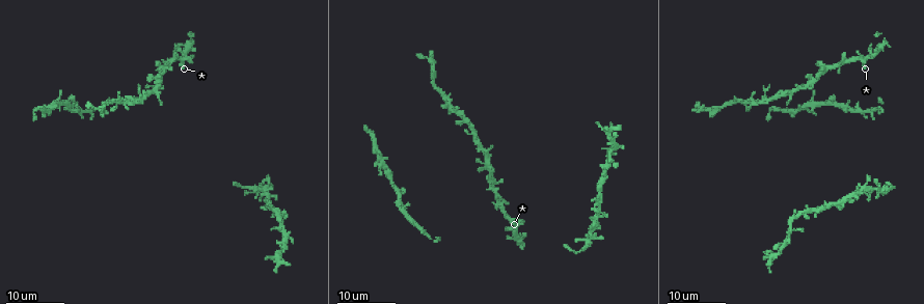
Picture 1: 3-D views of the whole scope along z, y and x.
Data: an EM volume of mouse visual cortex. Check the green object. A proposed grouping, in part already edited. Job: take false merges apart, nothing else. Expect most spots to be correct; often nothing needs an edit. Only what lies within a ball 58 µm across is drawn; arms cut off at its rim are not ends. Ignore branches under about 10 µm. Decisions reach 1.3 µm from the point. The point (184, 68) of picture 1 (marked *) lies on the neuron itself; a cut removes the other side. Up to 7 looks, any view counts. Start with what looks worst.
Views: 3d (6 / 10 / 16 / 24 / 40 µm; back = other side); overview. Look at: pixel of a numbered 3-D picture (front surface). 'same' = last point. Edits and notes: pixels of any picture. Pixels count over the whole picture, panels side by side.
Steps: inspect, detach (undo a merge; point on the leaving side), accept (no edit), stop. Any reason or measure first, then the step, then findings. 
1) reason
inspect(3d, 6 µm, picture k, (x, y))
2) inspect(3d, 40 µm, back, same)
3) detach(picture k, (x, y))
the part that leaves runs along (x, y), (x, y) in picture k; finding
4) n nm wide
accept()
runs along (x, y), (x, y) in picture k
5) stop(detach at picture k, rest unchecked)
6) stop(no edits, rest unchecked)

side arm on a straight run
inspect(3d, 24 µm, picture 1, (771, 97))

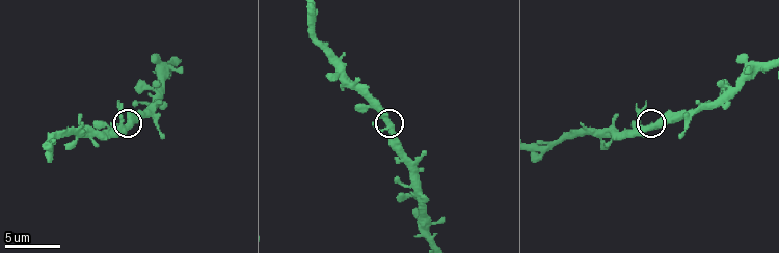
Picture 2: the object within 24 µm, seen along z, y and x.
inspect(3d, 6 µm, picture 2, (388, 122))

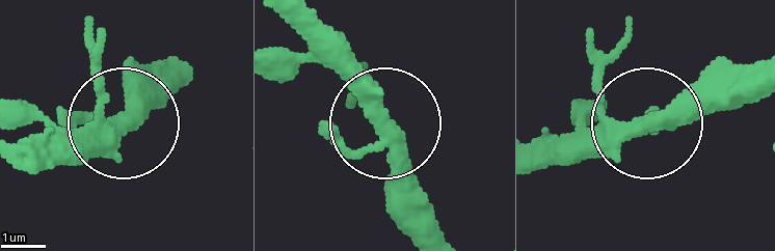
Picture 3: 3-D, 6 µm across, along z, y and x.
310 nm wide
accept()
runs along (436, 230), (396, 130), (310, 45) in picture 3; all the same neuron

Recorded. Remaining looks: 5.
inspect(3d, 24 µm, picture 1, (494, 207))

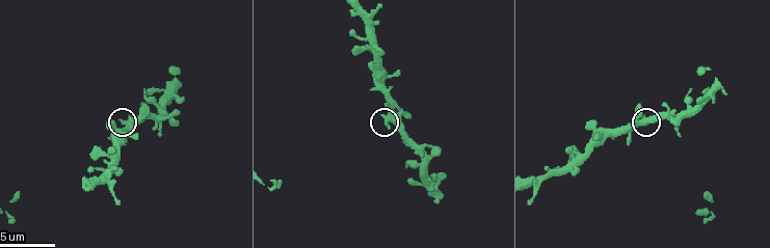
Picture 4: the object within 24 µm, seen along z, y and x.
inspect(3d, 6 µm, picture 4, (387, 123))

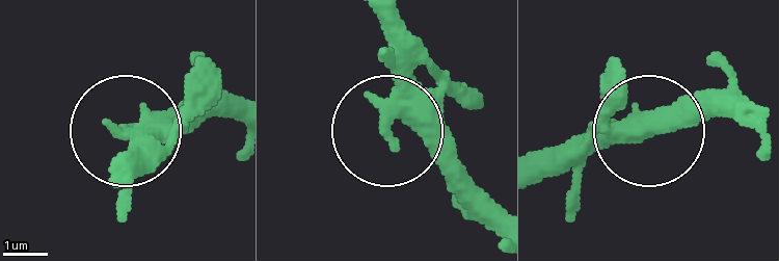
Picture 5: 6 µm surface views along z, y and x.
510 nm wide
accept()
runs along (234, 121), (122, 128), (133, 150) in picture 5; one neuron here

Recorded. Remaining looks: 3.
thick turns thin
inspect(3d, 6 µm, picture 2, (314, 37))

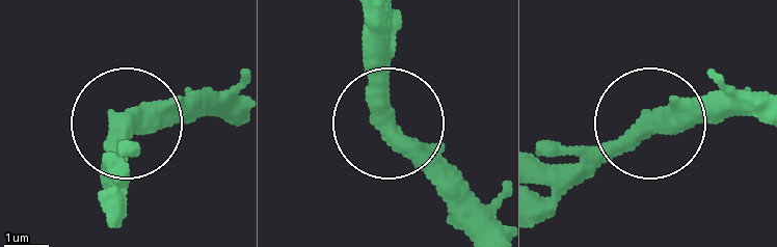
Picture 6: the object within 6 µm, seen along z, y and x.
accept()
runs along (235, 112), (127, 119), (124, 220) in picture 6; all the same neuron

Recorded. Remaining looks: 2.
sudden change in width
inspect(3d, 6 µm, picture 4, (380, 63))

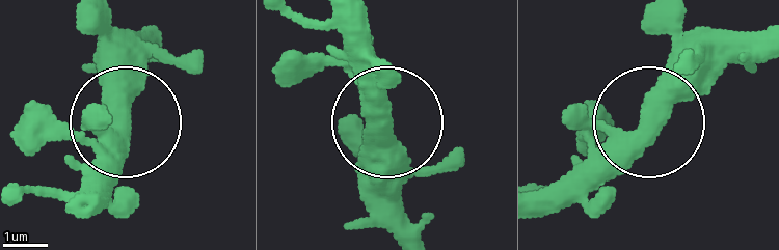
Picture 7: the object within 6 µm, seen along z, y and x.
520 nm wide
accept()
all the same neuron

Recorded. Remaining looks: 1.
stop(no edits, rest unchecked)

